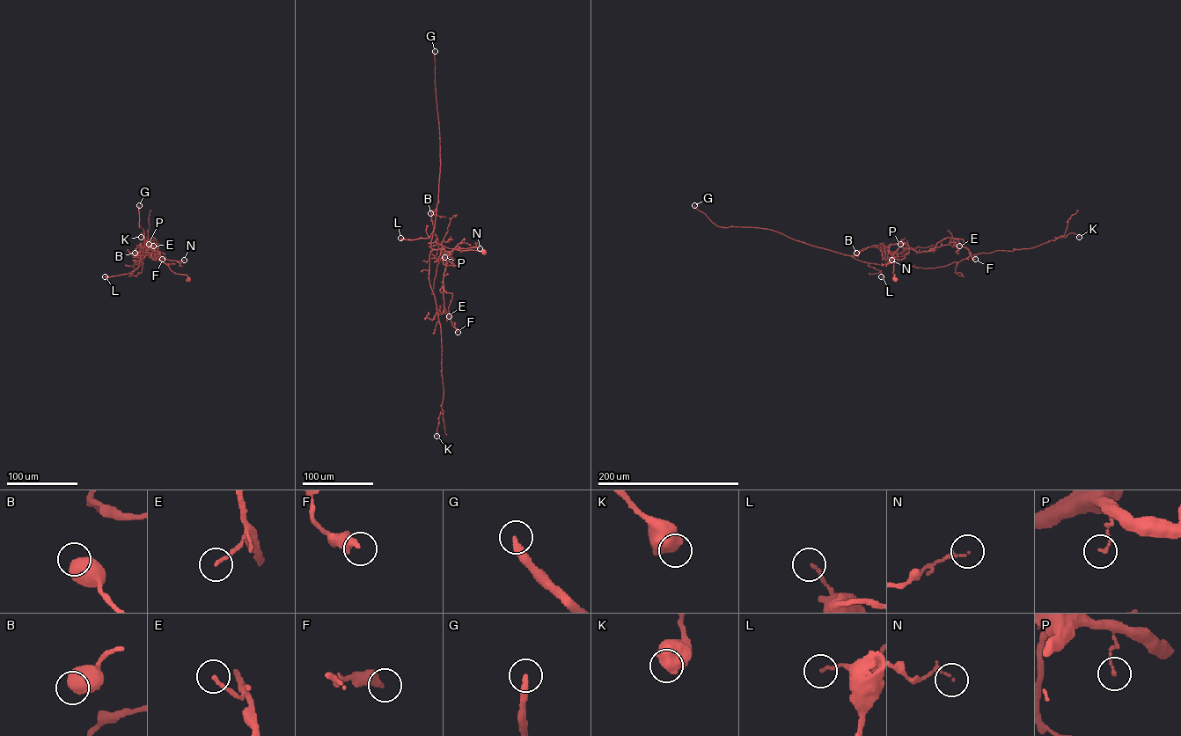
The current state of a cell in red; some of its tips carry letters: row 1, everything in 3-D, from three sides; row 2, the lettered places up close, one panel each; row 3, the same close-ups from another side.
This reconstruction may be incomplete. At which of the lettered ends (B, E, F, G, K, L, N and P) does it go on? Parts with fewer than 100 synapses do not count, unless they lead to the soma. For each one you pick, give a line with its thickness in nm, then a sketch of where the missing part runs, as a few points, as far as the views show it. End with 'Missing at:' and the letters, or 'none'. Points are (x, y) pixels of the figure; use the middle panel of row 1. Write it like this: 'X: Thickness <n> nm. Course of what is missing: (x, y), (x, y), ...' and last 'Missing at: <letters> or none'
G: Thickness 280 nm
Missing at: G

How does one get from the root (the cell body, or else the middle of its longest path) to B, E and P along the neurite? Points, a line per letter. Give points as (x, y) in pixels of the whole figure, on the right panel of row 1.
B: (895, 279), (894, 262), (889, 250), (893, 261), (887, 264), (864, 262), (851, 256), (856, 253)
E: (895, 279), (890, 244), (900, 242), (917, 252), (930, 251), (949, 237), (957, 239), (959, 246)
P: (895, 279), (889, 245), (900, 244)

